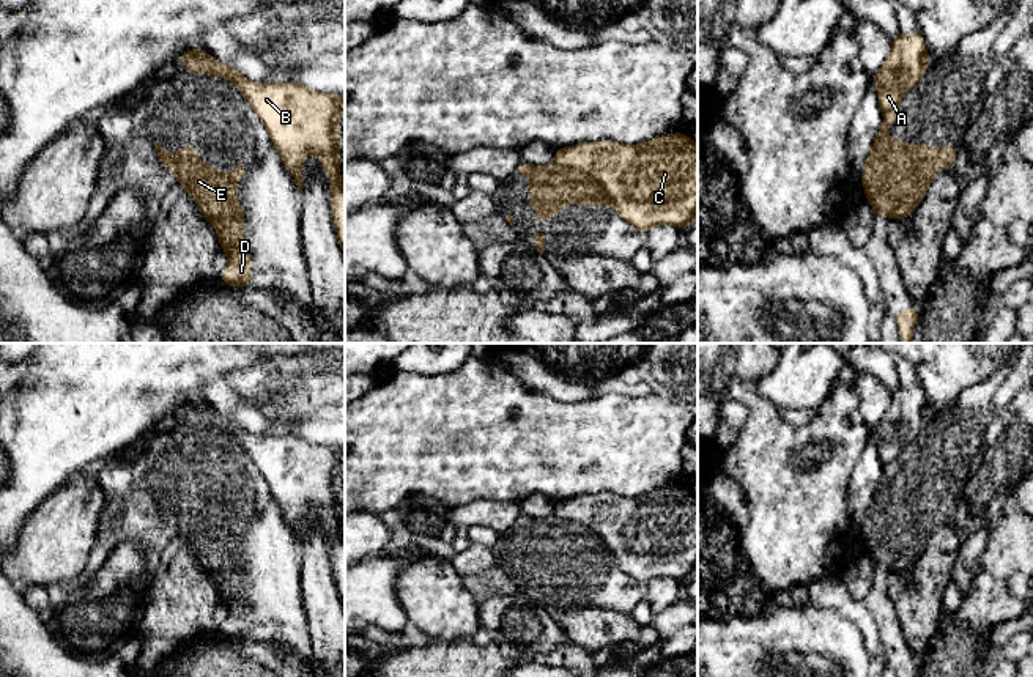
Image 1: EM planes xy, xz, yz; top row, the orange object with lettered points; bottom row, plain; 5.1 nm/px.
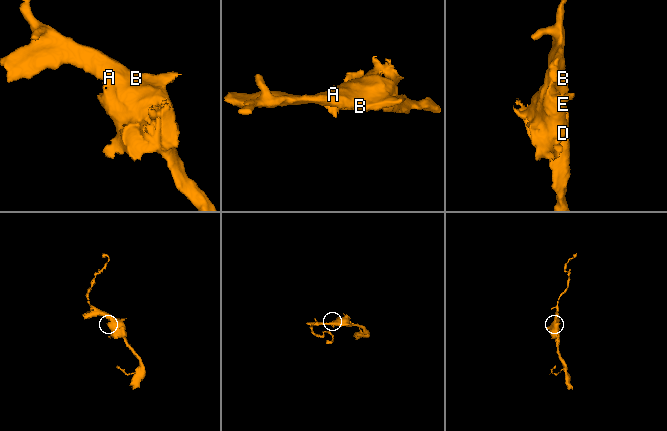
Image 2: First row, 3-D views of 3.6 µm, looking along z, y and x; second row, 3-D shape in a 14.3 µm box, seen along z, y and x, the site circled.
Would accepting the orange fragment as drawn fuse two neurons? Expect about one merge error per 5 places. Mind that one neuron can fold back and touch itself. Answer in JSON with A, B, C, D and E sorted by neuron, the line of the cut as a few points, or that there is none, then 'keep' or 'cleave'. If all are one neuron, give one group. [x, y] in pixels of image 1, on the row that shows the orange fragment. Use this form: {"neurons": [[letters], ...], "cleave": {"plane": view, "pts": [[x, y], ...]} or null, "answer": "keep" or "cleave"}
{"neurons": [["A", "B", "C", "D", "E"]], "cleave": null, "answer": "keep"}

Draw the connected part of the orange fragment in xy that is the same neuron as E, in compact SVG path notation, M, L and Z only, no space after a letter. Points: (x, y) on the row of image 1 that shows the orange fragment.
M154 145L161 165L176 175L198 206L200 214L216 228L219 244L227 253L227 266L219 280L233 288L254 285L250 279L250 247L244 242L244 209L238 205L238 179L244 175L239 164L230 175L200 161L192 145L183 145L170 156Z

